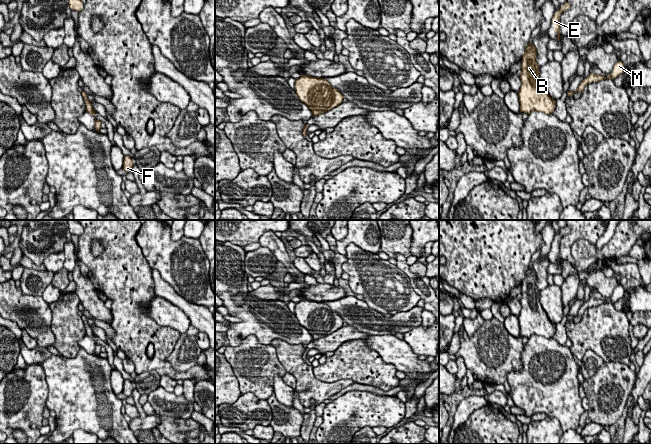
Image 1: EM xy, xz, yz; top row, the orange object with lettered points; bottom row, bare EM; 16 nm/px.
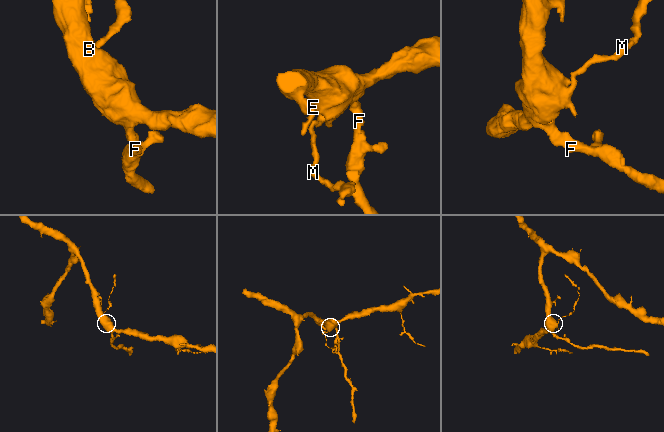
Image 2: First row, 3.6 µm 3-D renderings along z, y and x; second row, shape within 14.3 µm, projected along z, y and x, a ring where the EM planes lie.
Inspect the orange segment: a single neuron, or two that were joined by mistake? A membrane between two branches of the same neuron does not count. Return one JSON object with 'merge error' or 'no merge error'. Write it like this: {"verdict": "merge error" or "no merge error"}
{"verdict": "no merge error"}

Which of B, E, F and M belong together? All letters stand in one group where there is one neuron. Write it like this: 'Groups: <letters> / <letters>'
Groups: B E F M

